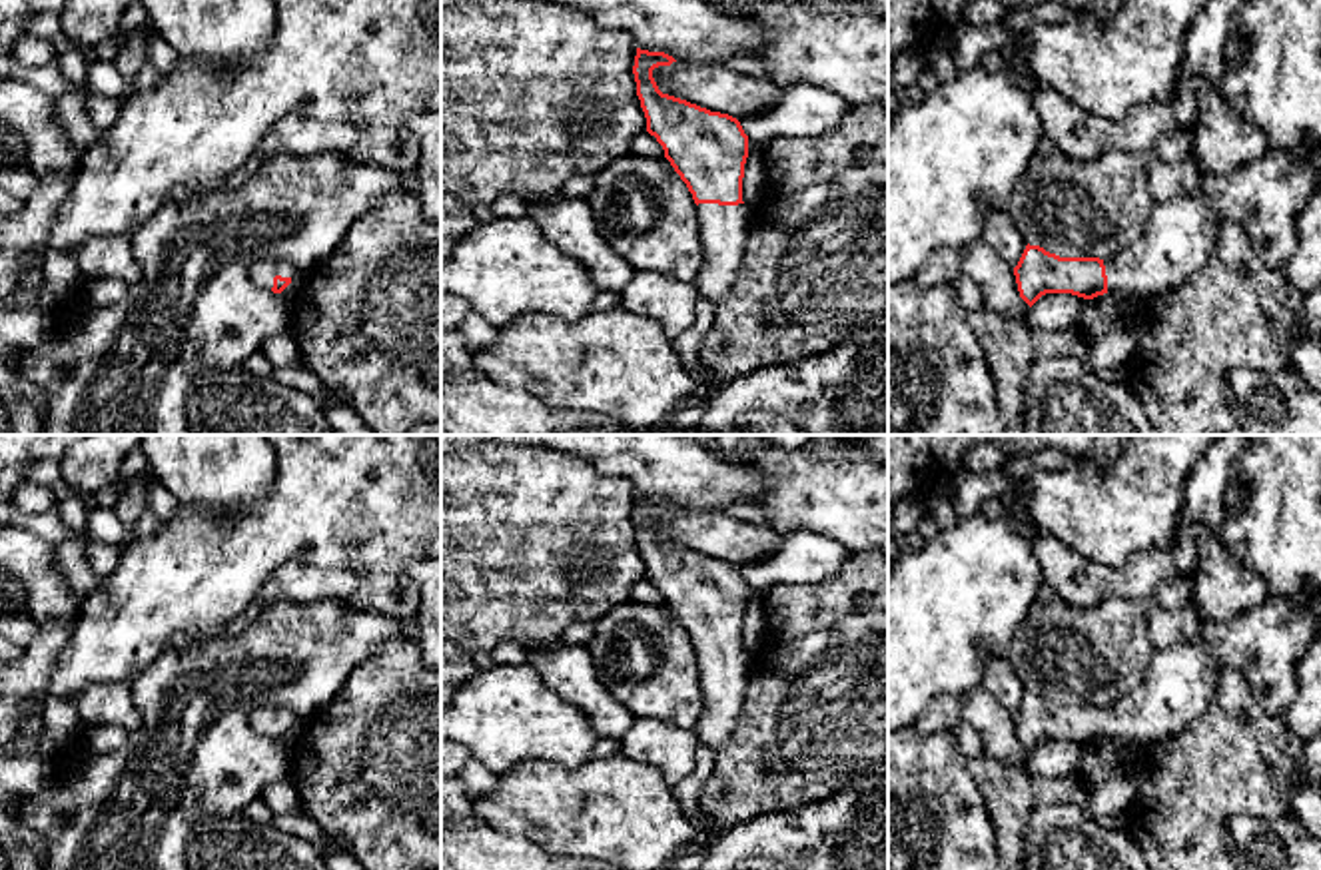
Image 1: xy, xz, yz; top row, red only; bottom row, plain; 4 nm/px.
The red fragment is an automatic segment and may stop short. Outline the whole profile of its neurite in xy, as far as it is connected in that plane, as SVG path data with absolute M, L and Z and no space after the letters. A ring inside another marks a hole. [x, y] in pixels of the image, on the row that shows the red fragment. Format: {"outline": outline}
{"outline": "M259 257L249 265L251 281L273 293L281 293L289 283L297 281L303 273L305 265L279 257Z"}

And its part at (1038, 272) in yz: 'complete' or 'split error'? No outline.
split error

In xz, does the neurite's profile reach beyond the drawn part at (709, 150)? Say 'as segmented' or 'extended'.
extended

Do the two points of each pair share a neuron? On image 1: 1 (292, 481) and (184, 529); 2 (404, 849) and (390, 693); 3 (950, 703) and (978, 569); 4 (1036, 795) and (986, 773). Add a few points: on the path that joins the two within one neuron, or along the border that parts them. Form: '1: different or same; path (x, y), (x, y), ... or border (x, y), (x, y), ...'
1: same; path (272, 509), (248, 533), (212, 533)
2: same; path (402, 811), (402, 747), (396, 731)
3: different; border (960, 695), (938, 695), (914, 721)
4: same; path (1024, 791), (1006, 791), (998, 785)

